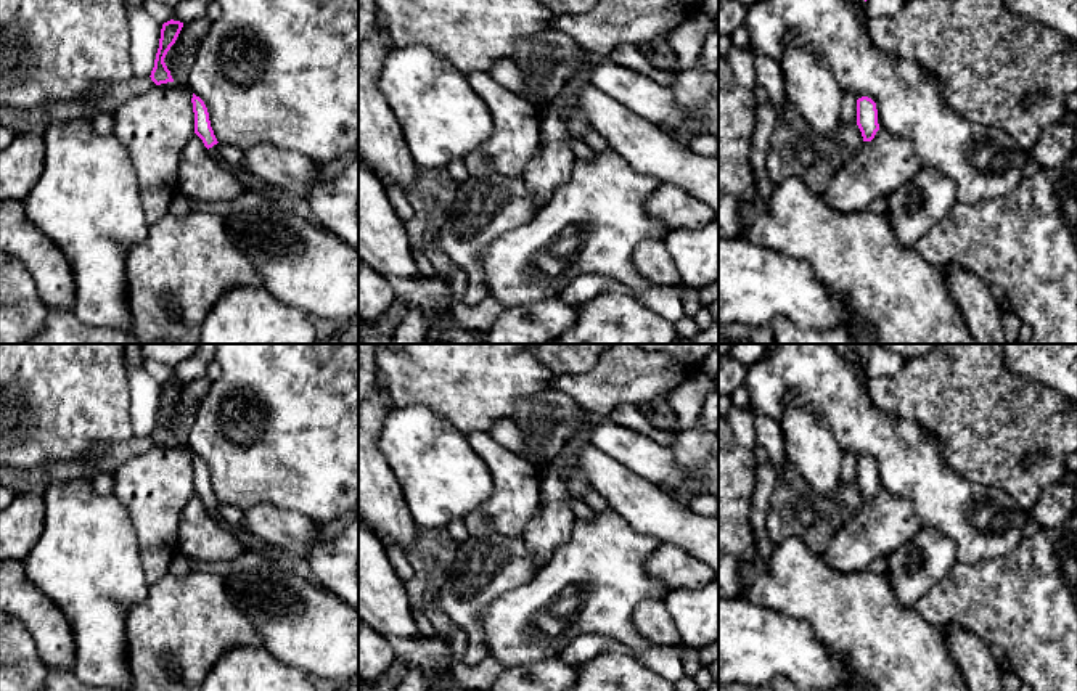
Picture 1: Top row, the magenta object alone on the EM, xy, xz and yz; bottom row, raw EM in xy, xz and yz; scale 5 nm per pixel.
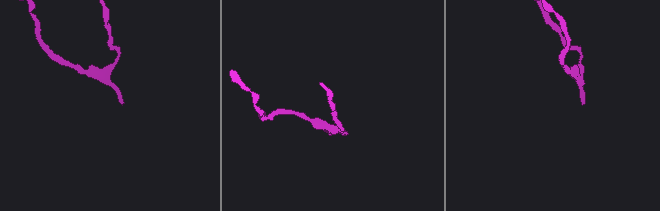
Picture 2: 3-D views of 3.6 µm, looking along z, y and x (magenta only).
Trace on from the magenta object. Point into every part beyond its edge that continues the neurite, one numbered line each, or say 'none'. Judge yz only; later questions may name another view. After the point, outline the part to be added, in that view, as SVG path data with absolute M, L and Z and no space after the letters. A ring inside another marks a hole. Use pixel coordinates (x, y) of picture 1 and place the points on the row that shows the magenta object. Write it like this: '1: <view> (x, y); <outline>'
none

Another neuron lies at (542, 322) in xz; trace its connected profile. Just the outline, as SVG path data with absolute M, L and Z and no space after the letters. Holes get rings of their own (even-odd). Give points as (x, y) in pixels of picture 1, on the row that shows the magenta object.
M559 297L508 307L489 328L487 344L550 344L575 323L577 307Z

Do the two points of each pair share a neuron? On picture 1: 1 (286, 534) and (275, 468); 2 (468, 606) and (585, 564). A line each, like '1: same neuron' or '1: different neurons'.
1: different neurons
2: different neurons

